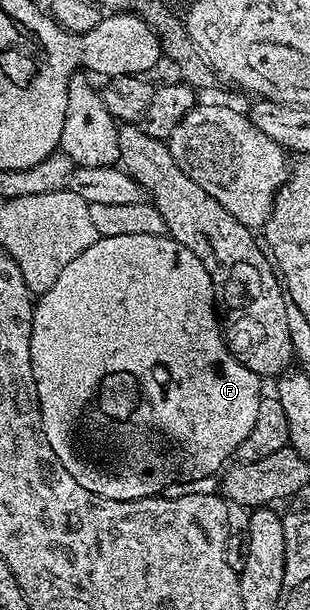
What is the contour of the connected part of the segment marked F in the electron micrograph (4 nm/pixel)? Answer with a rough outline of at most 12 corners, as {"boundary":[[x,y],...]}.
{"boundary":[[96,239],[35,300],[42,429],[82,489],[219,472],[262,379],[210,273]]}

